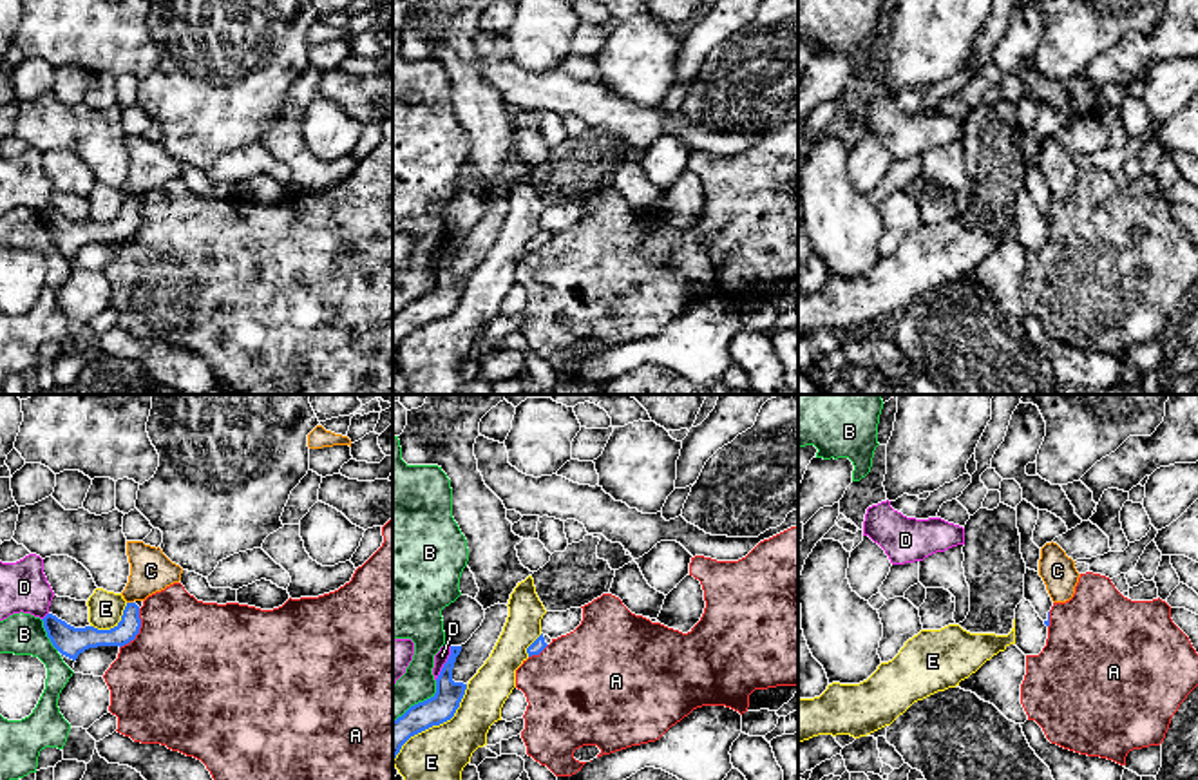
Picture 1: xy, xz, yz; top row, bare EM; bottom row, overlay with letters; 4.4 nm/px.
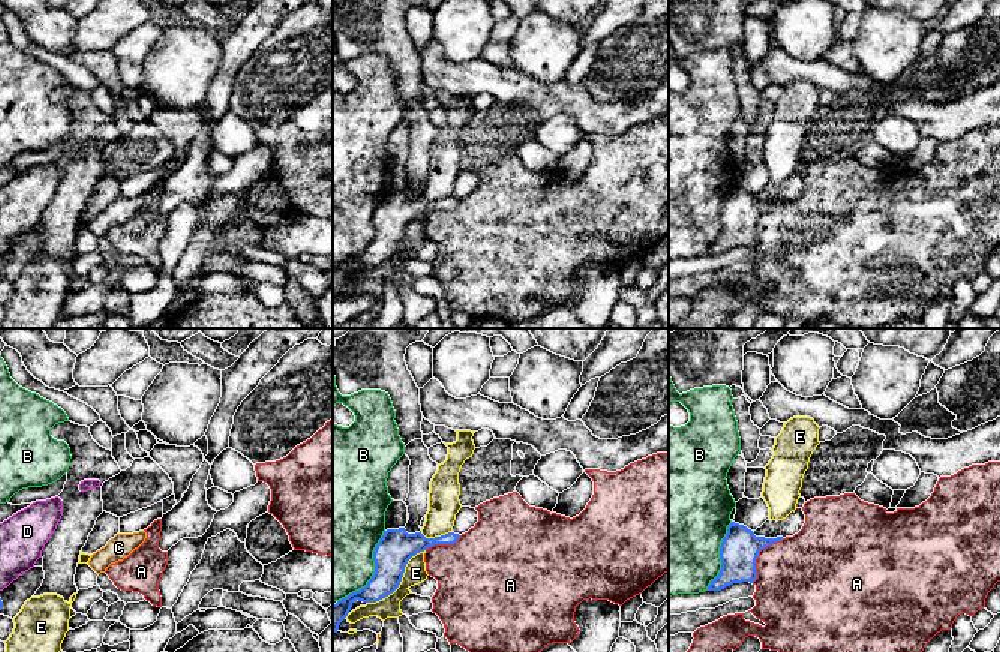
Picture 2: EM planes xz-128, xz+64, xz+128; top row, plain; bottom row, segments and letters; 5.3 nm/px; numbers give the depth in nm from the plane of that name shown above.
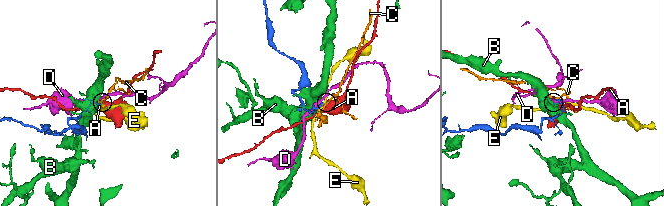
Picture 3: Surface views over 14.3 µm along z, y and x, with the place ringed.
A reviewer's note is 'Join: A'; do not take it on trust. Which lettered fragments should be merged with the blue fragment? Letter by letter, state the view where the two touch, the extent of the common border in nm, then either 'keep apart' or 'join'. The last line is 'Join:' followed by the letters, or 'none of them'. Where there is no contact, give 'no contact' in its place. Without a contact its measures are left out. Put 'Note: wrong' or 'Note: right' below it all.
A: xy | 200 nm | keep apart
B: xy | 170 nm | keep apart
C: xy | 30 nm | keep apart
D: xz | 170 nm | keep apart
E: xz | 480 nm | keep apart
Join: none of them
Note: wrong

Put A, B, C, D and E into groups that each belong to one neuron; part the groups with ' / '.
A / B / C / D / E

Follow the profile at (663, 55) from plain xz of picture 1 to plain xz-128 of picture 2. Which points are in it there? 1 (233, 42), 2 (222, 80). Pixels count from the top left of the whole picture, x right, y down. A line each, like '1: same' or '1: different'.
1: different
2: different

